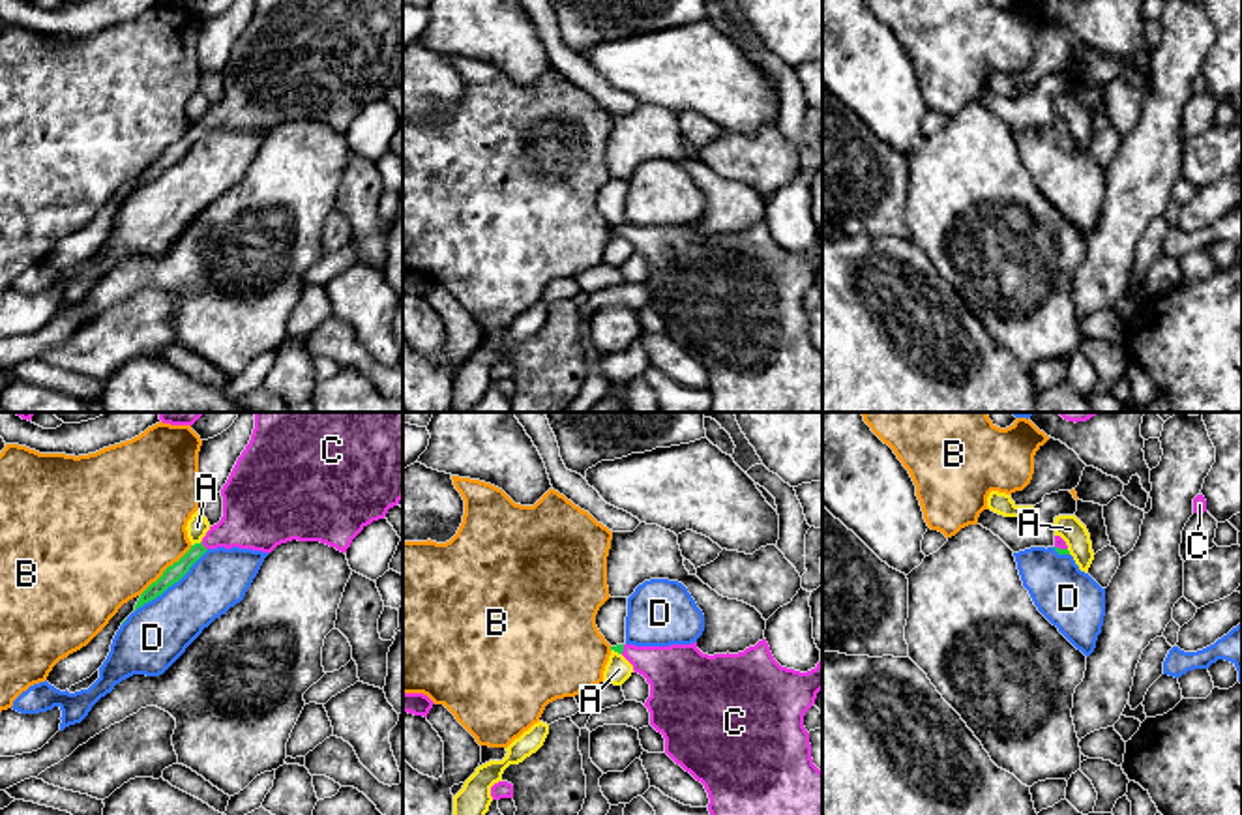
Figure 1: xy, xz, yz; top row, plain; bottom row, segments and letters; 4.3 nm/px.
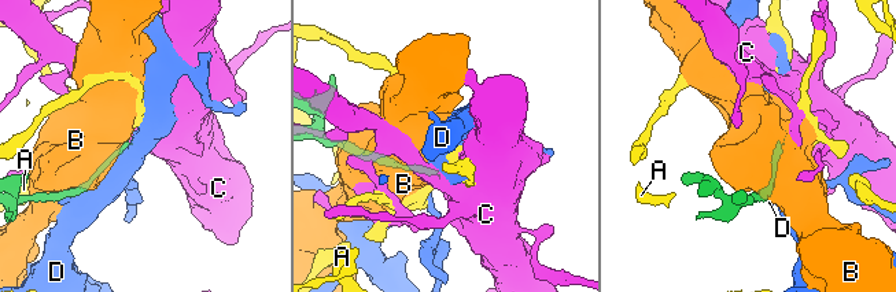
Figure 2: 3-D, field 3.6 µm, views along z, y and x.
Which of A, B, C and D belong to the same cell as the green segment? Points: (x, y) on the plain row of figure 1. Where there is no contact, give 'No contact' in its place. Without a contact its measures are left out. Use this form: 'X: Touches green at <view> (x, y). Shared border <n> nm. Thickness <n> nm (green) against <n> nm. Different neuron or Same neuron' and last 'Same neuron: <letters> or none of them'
A: Touches green at xy (195, 124). Shared border 50 nm. Thickness 80 nm (green) against 90 nm. Different neuron
B: Touches green at xy (165, 150). Shared border 320 nm. Thickness 80 nm (green) against 500 nm. Different neuron
C: Touches green at xy (203, 126). Shared border 50 nm. Thickness 80 nm (green) against 280 nm. Same neuron
D: Touches green at xy (171, 165). Shared border 420 nm. Thickness 80 nm (green) against 280 nm. Different neuron
Same neuron: C

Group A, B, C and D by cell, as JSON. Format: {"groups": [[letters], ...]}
{"groups": [["A"], ["B"], ["C"], ["D"]]}

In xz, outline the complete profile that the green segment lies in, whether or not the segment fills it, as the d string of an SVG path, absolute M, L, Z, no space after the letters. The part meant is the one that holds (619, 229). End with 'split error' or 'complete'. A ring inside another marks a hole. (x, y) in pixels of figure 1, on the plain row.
M697 223L671 227L616 225L633 251L650 264L644 287L650 305L663 315L665 333L708 373L710 412L822 412L822 352L813 345L806 292L822 270L822 242L807 253L781 247L766 223L738 234L702 234Z; split error

